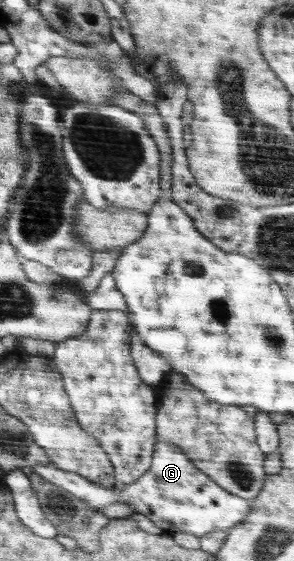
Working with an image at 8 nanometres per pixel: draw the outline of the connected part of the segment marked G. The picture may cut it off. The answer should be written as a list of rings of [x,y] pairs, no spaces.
[[[157,442],[154,446],[151,467],[136,482],[124,491],[104,488],[90,483],[76,472],[60,470],[53,464],[33,466],[33,472],[51,484],[56,484],[92,508],[105,507],[114,503],[131,504],[137,512],[144,514],[158,528],[170,533],[188,533],[200,538],[213,530],[228,530],[240,524],[252,508],[252,503],[237,495],[230,494],[220,484],[213,482],[207,474],[198,470],[186,452],[174,444]]]

